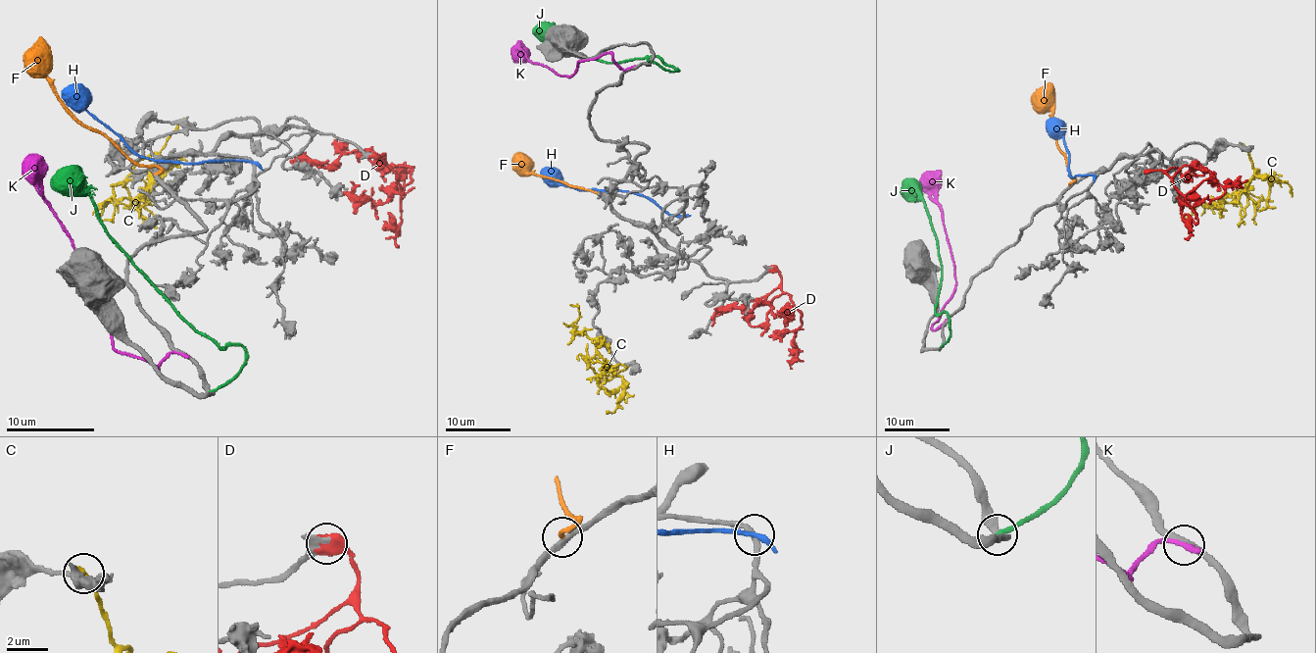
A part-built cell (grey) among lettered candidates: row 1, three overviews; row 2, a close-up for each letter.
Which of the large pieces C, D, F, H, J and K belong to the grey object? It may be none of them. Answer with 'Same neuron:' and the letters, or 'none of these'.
Same neuron: D

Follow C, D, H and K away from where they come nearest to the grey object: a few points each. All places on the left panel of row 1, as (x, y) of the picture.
C: (179, 122), (160, 152), (162, 164), (156, 170), (149, 192), (135, 198), (110, 198), (114, 216), (101, 223)
D: (370, 155), (386, 155), (402, 187), (411, 181), (411, 168), (406, 166), (399, 176), (402, 189), (414, 187)
H: (252, 161), (197, 164), (138, 157), (76, 100), (68, 86)
K: (182, 355), (170, 352), (158, 368), (114, 348), (101, 300), (43, 196), (43, 164), (30, 157)

